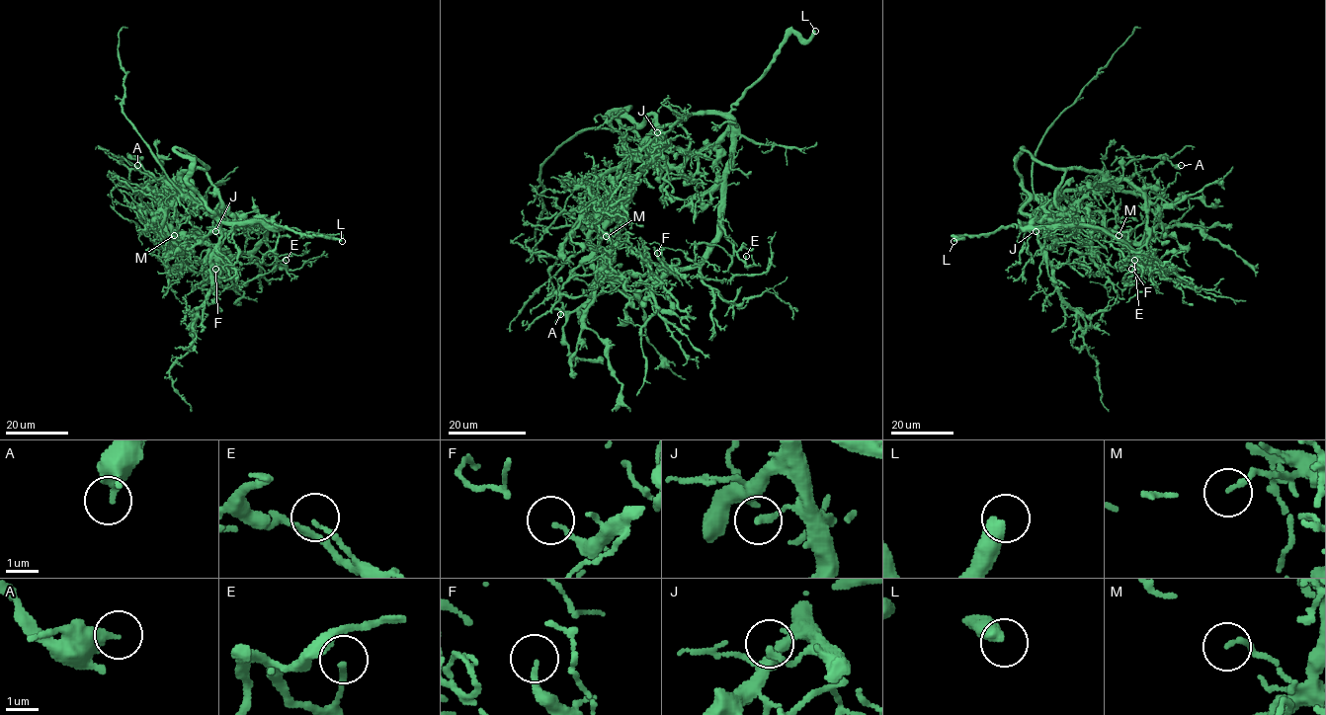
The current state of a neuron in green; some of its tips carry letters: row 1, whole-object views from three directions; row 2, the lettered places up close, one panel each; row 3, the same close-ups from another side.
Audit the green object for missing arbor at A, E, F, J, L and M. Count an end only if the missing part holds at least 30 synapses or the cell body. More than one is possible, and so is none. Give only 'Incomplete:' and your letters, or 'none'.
Incomplete: L

